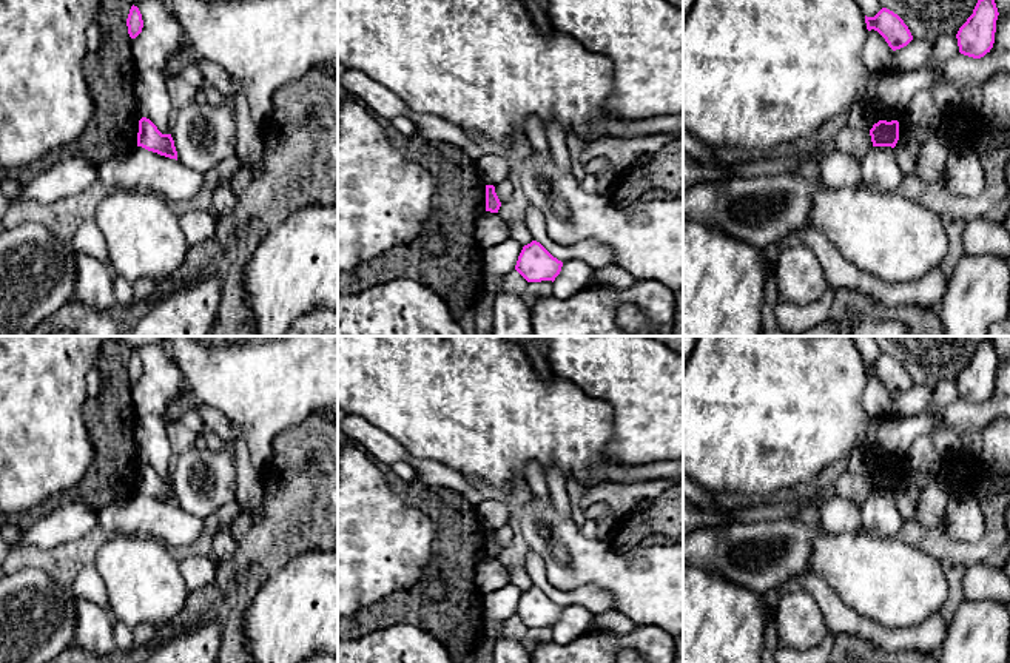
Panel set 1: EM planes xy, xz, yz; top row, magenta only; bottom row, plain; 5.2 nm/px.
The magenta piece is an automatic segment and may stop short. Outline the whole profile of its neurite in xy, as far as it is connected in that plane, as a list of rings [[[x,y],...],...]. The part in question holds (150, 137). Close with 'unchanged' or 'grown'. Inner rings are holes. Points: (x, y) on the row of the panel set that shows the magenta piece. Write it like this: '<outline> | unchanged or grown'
[[[146,117],[139,120],[137,146],[177,160],[177,151],[171,134],[162,134]]] | unchanged

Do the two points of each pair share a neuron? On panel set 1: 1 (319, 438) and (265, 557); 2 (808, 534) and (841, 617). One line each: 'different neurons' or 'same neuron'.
1: same neuron
2: different neurons

